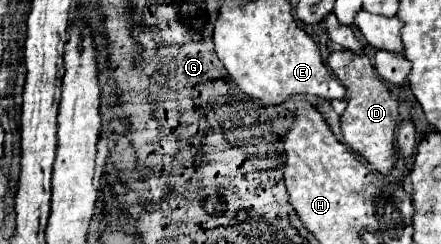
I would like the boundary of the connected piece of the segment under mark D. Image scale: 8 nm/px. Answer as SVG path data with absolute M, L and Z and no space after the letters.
M349 50L333 52L327 60L333 74L341 80L341 84L347 90L347 110L341 116L341 130L345 136L345 142L363 156L377 172L389 174L395 166L397 154L395 154L395 128L399 122L397 102L391 98L391 92L383 80L375 74L373 64L365 54L357 56Z

